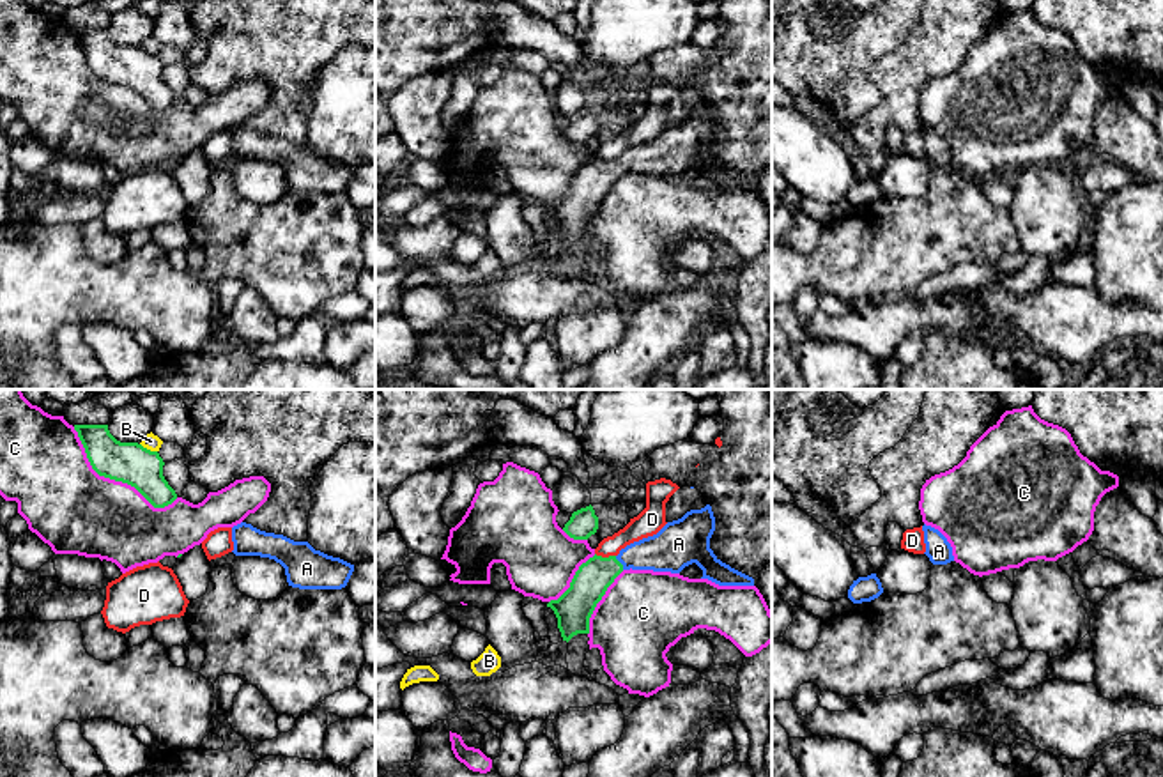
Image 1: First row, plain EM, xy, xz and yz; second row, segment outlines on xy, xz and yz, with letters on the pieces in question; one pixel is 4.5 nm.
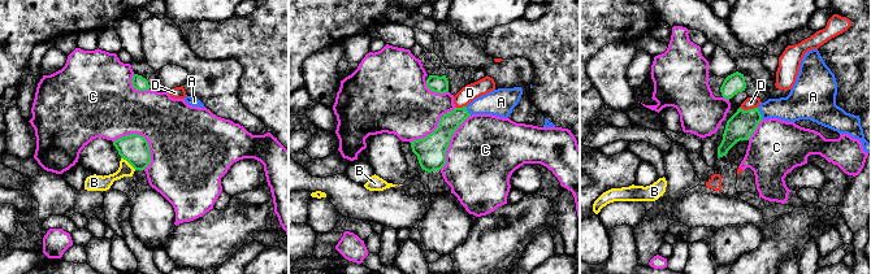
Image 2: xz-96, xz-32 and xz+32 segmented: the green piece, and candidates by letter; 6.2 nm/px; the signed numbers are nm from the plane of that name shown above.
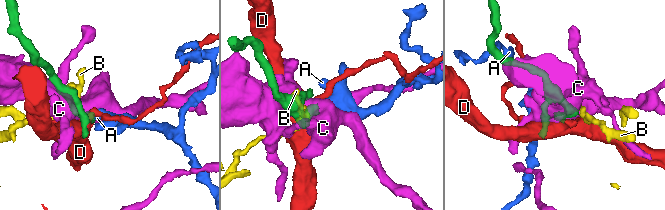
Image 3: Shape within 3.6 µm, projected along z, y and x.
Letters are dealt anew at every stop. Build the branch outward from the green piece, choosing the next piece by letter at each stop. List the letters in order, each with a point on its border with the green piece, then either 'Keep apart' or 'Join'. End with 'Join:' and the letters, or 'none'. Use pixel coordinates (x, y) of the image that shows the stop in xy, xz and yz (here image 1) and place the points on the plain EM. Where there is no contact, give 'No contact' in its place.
A: Touches green at xz (620, 167). Join
B: Touches green at xy (149, 53). Keep apart
C: Touches green at xy (115, 84). Keep apart
D: Touches green at xz (606, 161). Keep apart
Join: A

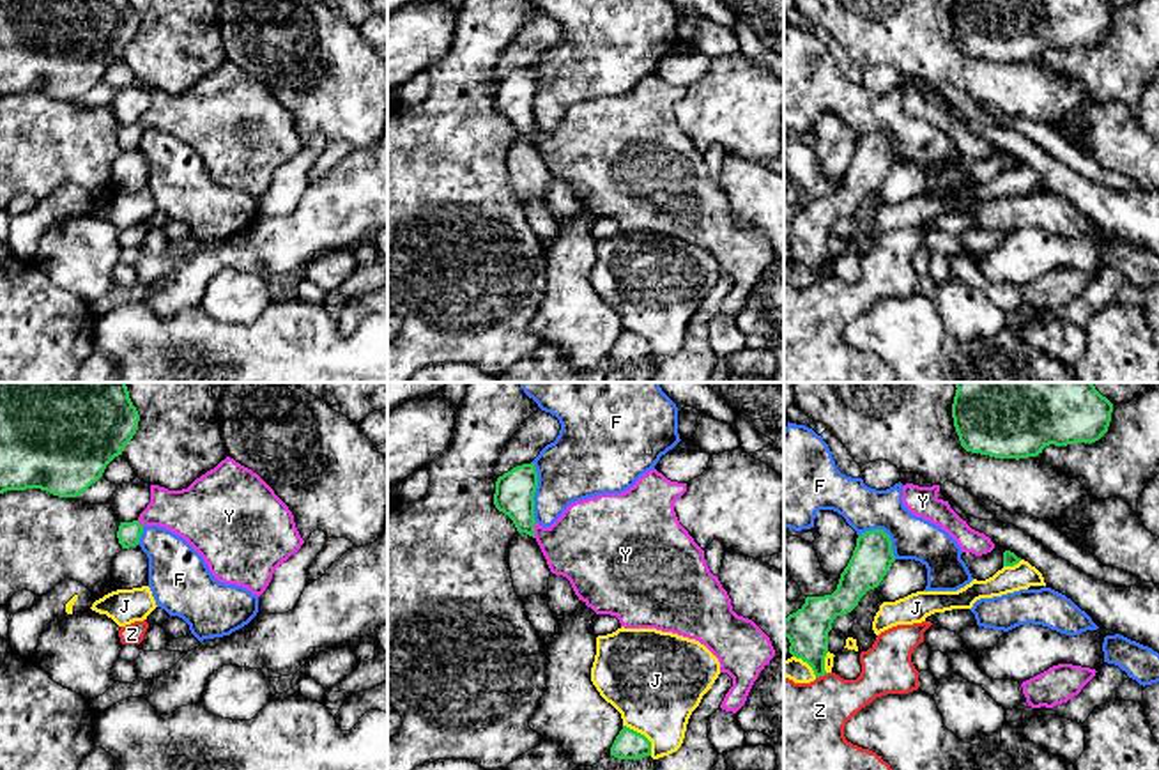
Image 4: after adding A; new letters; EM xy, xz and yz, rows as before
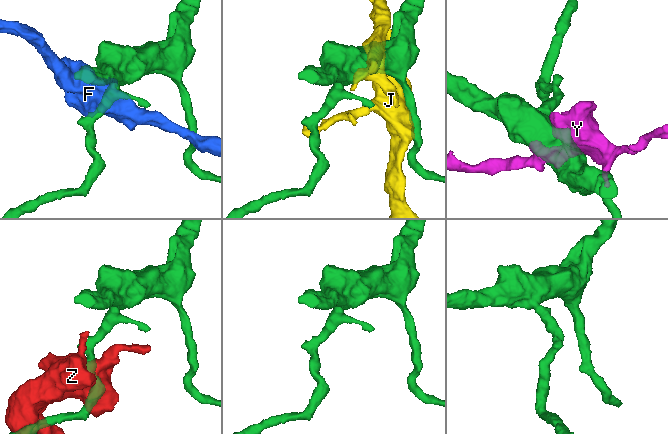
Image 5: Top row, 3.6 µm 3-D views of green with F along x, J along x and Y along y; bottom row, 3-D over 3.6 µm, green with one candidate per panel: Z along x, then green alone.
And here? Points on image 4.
F: Touches green at xz (535, 94). Keep apart
J: Touches green at xz (643, 338). Keep apart
Y: Touches green at xz (533, 133). Keep apart
Z: Touches green at yz (821, 278). Keep apart
Join: none

